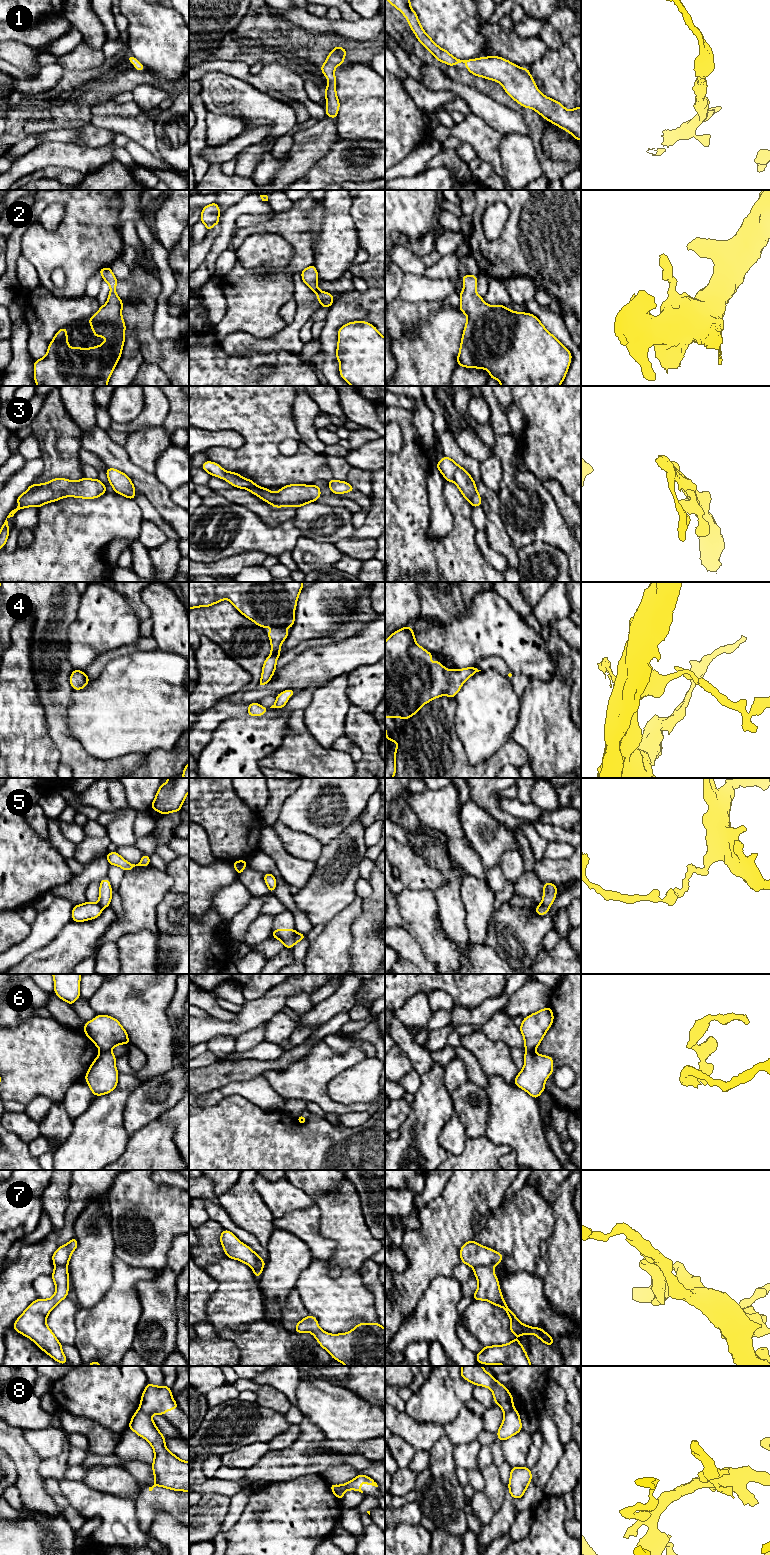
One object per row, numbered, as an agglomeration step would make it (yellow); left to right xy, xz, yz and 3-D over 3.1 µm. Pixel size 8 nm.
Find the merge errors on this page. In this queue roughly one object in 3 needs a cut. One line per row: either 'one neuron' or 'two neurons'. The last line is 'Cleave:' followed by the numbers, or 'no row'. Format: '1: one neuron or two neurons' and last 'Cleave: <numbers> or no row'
1: one neuron
2: one neuron
3: one neuron
4: one neuron
5: two neurons
6: two neurons
7: two neurons
8: two neurons
Cleave: 5, 6, 7, 8

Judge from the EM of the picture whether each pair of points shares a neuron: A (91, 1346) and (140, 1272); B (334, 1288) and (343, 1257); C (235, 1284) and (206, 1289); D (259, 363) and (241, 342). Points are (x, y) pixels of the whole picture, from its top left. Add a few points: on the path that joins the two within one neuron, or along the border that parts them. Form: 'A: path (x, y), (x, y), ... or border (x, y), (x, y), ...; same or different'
A: path (108, 1328), (120, 1310), (122, 1290); same
B: border (326, 1261), (333, 1276), (345, 1270), (358, 1270); different
C: border (203, 1268), (217, 1283), (207, 1308); different
D: border (225, 352), (273, 352); different

